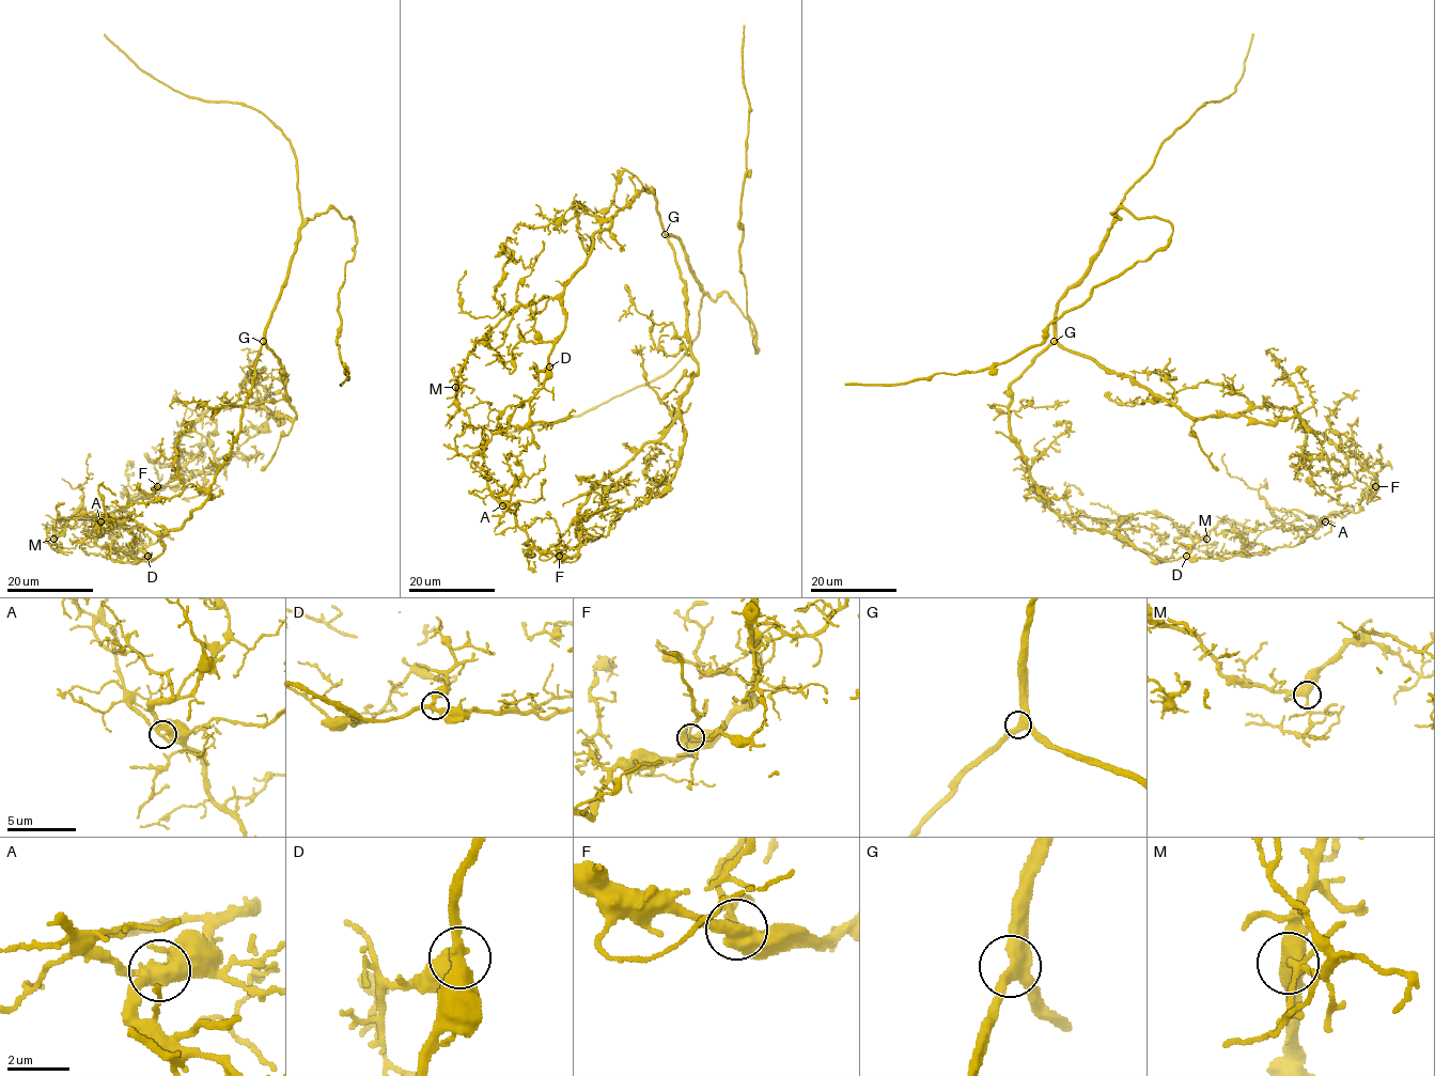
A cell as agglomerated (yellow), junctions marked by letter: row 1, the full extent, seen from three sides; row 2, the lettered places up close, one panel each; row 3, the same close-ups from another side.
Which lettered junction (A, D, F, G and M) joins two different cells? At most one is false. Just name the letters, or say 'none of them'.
none of them

